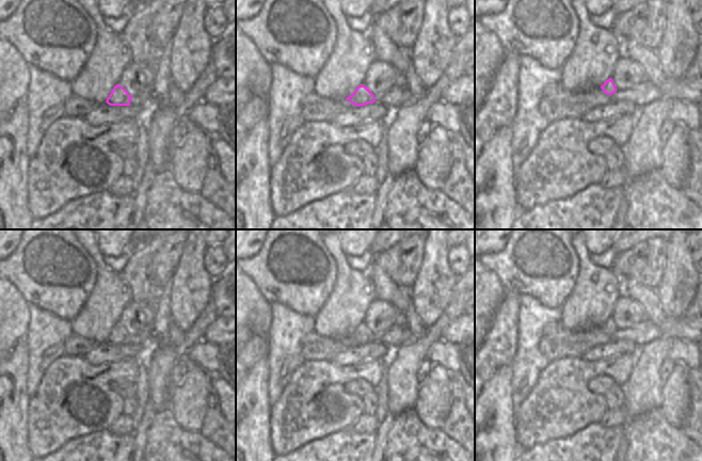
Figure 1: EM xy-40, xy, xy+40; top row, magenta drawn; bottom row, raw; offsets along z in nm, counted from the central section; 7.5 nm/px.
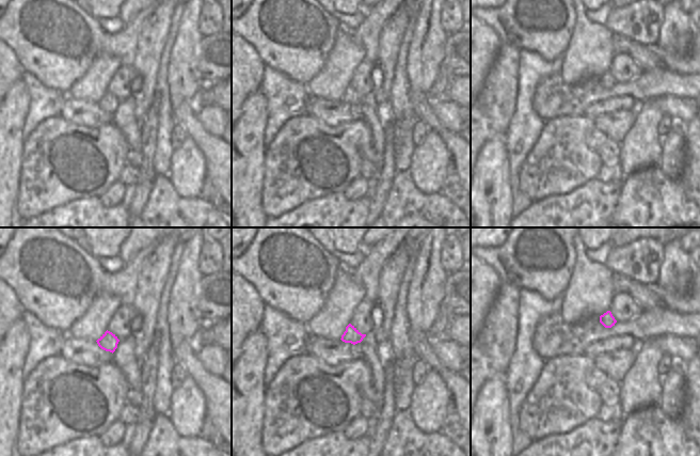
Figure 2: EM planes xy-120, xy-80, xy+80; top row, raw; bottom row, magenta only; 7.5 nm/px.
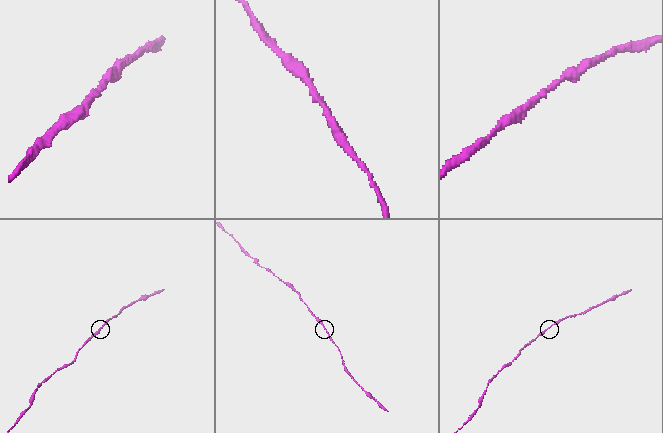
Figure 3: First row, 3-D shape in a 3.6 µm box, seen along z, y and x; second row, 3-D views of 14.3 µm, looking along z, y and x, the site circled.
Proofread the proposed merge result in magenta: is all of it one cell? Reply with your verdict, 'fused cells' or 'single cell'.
single cell

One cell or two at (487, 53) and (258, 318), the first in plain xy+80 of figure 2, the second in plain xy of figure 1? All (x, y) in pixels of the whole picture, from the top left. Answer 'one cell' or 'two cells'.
one cell

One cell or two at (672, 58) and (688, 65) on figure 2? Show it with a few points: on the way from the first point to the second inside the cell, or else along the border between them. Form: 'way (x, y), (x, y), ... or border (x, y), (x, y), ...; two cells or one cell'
way (677, 62), (684, 64); one cell

